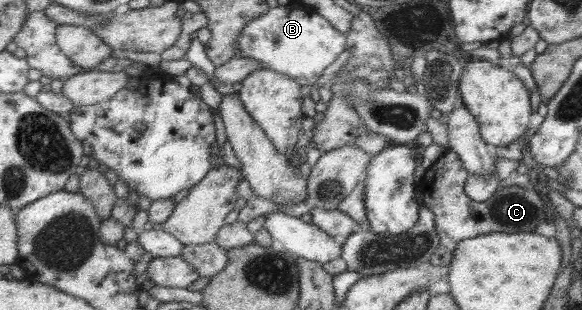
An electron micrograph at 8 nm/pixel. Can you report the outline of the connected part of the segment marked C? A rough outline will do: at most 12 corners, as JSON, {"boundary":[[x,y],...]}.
{"boundary":[[448,148],[417,182],[440,239],[428,260],[449,268],[461,240],[535,233],[553,206],[530,186],[476,202]]}

